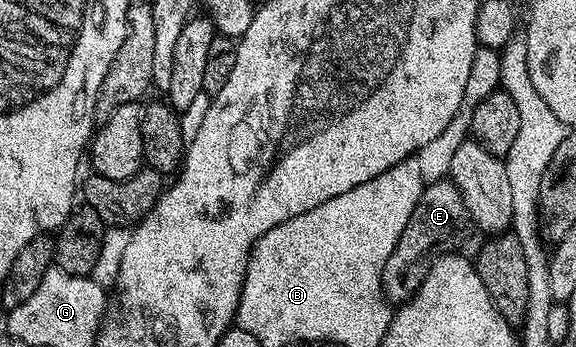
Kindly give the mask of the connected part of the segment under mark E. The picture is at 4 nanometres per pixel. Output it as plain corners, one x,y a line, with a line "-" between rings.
450,178
426,184
417,201
417,209
413,209
409,217
409,225
405,225
401,237
397,237
393,253
389,253
389,261
385,261
385,269
381,273
383,296
395,305
406,303
415,294
421,281
425,281
429,269
439,256
458,248
455,246
466,233
467,227
469,228
469,220
463,194
455,188

